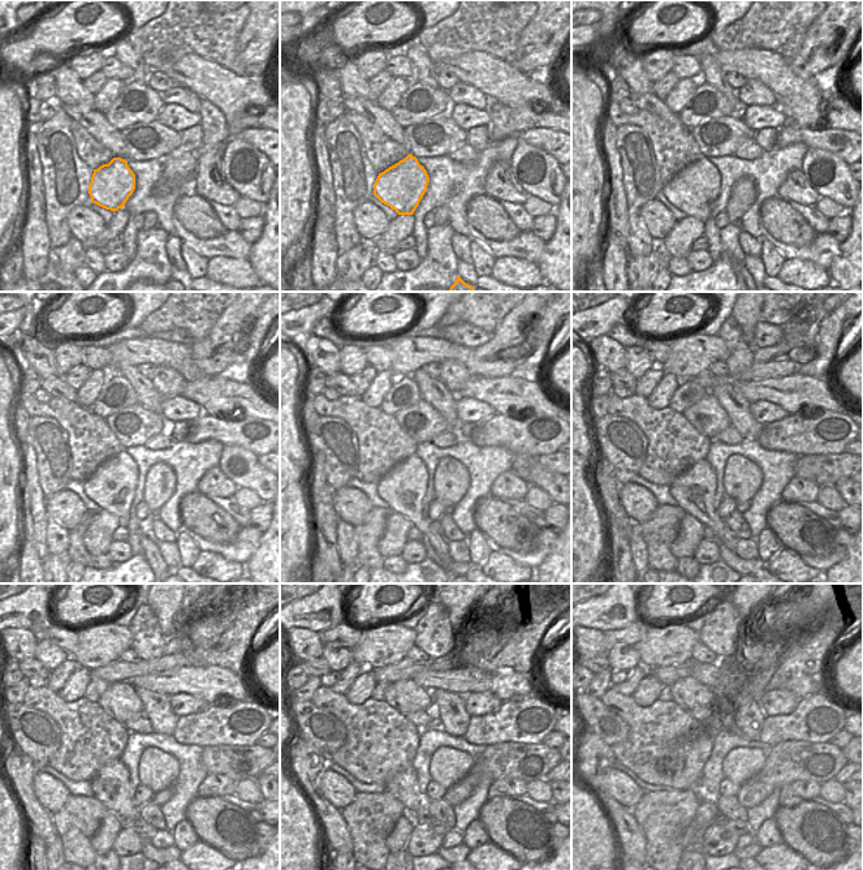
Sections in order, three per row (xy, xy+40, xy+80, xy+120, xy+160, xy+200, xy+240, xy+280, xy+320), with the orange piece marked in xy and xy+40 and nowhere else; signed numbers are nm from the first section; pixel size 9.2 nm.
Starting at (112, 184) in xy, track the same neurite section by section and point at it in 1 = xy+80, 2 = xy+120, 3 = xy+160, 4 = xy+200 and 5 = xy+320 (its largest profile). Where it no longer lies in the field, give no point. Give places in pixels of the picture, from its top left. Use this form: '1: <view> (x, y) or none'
1: xy+80 (693, 190)
2: xy+120 (112, 485)
3: xy+160 (404, 486)
4: xy+200 (694, 490)
5: xy+320 (733, 828)

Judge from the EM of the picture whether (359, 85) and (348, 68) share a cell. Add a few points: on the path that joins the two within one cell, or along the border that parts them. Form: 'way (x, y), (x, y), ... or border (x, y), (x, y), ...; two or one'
way (356, 81), (348, 72); one

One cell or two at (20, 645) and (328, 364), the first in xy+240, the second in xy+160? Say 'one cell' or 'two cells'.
one cell

